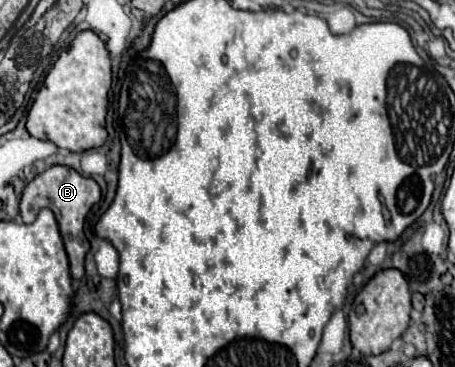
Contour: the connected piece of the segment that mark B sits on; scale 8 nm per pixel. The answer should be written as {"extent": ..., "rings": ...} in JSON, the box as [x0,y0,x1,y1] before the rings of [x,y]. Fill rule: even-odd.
{"extent":[21,164,101,280],"rings":[[[55,164],[47,170],[43,170],[41,174],[37,174],[23,190],[23,198],[21,198],[23,222],[27,222],[27,216],[33,216],[33,212],[39,212],[41,208],[51,208],[55,212],[59,226],[61,226],[61,232],[65,234],[63,240],[65,240],[65,250],[69,256],[73,280],[79,280],[85,274],[83,260],[85,260],[85,254],[89,250],[89,242],[83,234],[83,224],[85,224],[87,212],[91,210],[91,206],[95,202],[99,202],[99,198],[101,198],[101,188],[93,178],[85,178],[79,172],[75,172],[73,168],[61,166],[61,164]]]}

